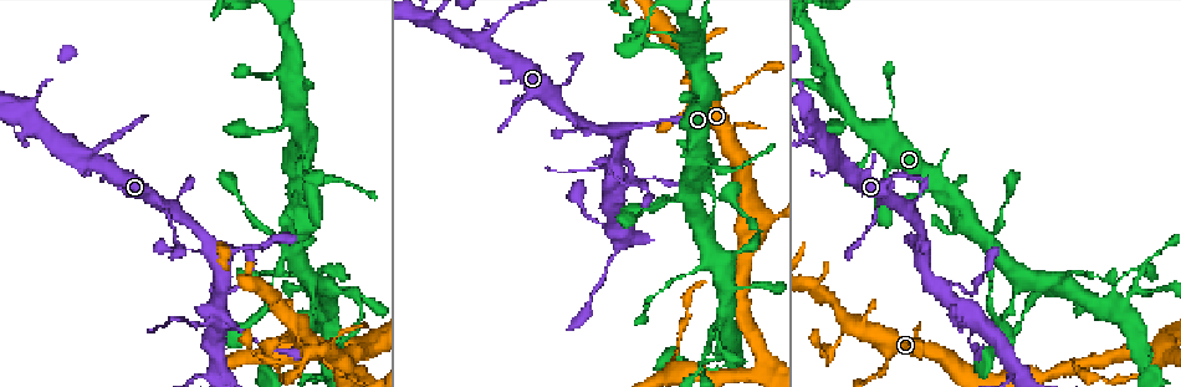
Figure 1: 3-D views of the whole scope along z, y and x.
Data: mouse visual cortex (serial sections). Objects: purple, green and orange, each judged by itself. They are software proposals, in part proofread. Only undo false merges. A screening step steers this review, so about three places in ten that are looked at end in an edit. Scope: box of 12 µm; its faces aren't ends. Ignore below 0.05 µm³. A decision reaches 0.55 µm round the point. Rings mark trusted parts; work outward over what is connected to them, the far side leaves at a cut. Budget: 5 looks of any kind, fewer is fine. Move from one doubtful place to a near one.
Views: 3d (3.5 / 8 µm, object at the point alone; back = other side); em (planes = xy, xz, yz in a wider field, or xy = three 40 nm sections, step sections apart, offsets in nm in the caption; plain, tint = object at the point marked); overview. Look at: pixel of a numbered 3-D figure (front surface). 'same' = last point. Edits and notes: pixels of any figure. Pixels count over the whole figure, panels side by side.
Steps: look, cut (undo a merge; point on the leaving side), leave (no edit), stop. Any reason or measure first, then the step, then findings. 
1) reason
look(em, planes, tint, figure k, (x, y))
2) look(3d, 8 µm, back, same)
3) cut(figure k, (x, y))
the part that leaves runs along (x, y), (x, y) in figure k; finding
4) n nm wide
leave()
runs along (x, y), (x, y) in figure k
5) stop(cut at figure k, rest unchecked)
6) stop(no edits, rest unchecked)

thick turns thin
look(3d, 3.5 µm, figure 1, (480, 40))

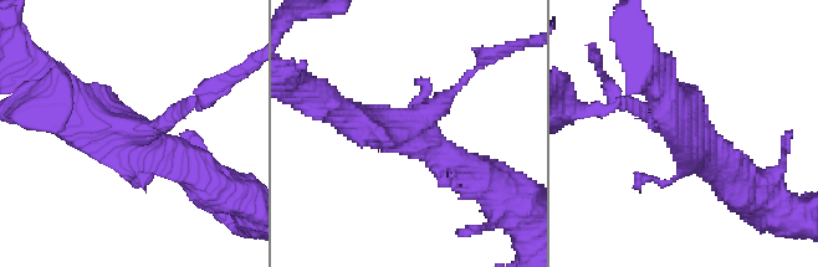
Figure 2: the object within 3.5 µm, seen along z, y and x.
need the tissue
look(em, xy, step 2, tint, figure 2, (693, 131))

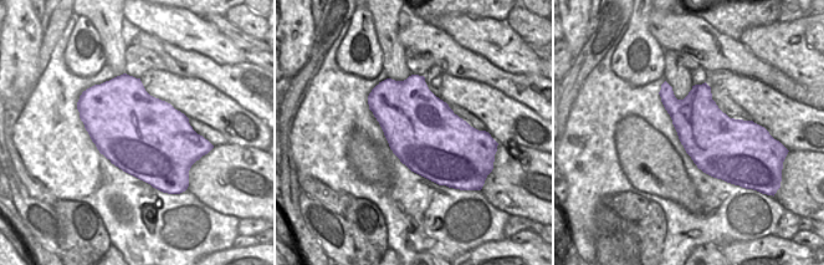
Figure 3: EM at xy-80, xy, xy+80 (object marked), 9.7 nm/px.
700 nm wide
leave()
runs along (189, 170), (59, 91) in figure 2; one cell here

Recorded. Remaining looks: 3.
calibre changes
look(3d, 3.5 µm, figure 1, (852, 328))

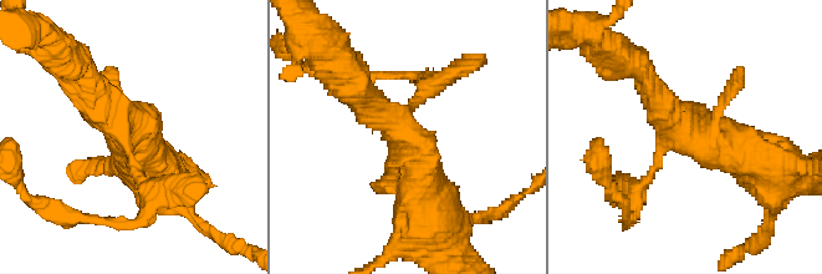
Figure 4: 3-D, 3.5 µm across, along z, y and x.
look(em, planes, tint, figure 4, (402, 139))

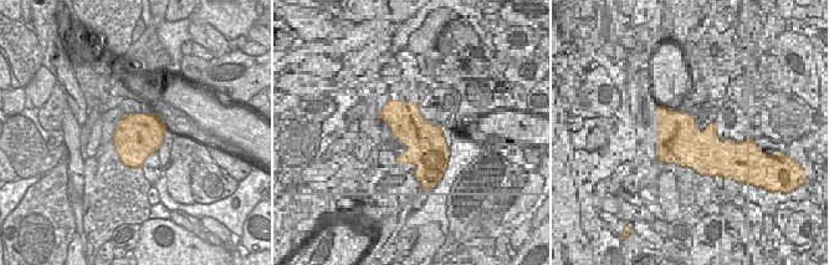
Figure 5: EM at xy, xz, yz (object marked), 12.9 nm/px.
leave()
runs along (762, 157), (689, 138), (644, 77) in figure 4; continuous, no second cell

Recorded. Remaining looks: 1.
stop(no edits, rest unchecked)

